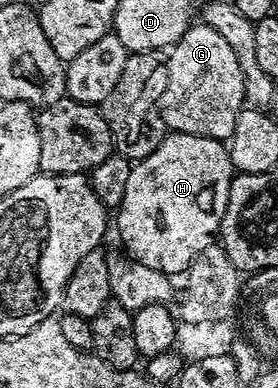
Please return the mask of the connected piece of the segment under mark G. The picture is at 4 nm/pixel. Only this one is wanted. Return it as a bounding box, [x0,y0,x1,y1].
[160,22,246,141]

